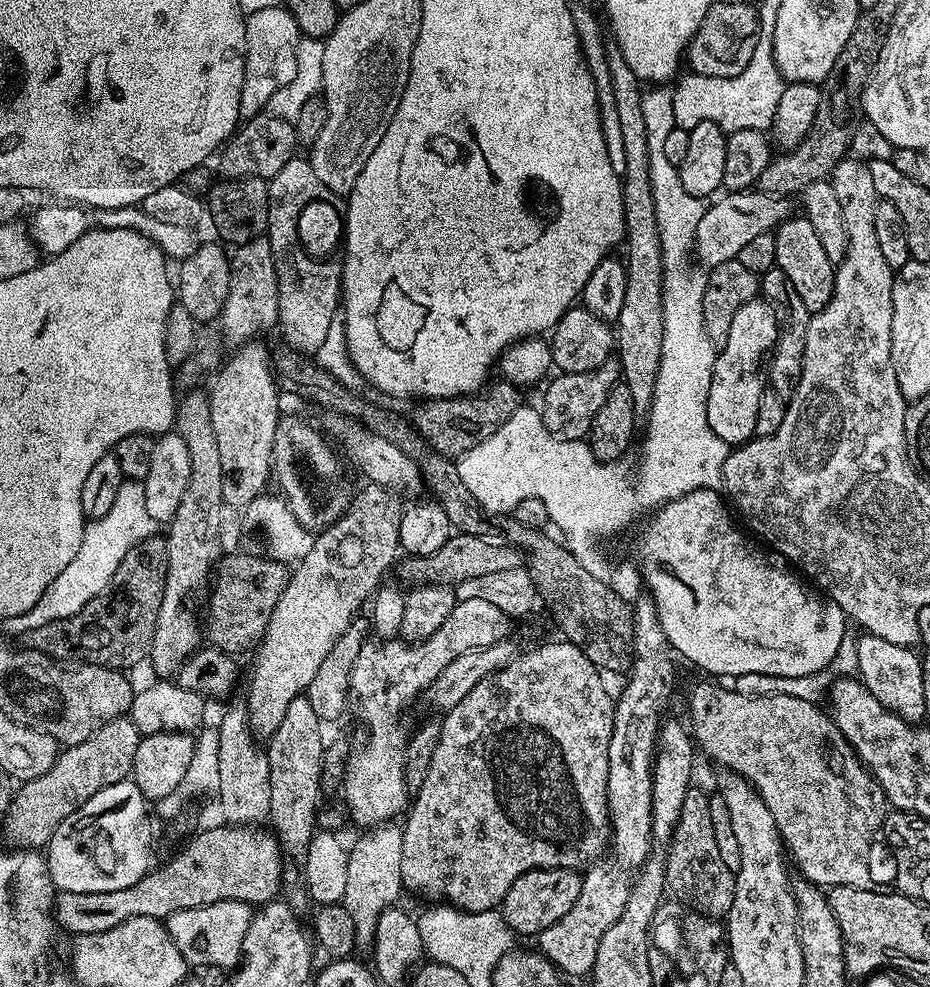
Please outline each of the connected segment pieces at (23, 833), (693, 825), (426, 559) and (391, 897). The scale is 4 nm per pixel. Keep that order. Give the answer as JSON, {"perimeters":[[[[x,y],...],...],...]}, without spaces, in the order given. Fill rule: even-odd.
{"perimeters":[[[[119,716],[102,730],[94,730],[86,742],[69,744],[57,755],[54,766],[33,780],[25,780],[15,789],[3,817],[4,836],[9,845],[20,850],[40,850],[50,842],[54,830],[74,810],[82,807],[98,790],[106,790],[106,786],[114,786],[114,782],[129,779],[134,766],[134,754],[138,750],[141,733],[138,726],[128,716]]],[[[689,787],[686,799],[682,801],[682,812],[678,814],[678,824],[674,826],[674,834],[667,842],[664,852],[664,883],[667,891],[681,904],[705,917],[724,918],[730,906],[734,906],[736,873],[730,870],[730,866],[726,866],[726,862],[722,862],[718,851],[718,841],[714,839],[714,826],[710,819],[709,793],[696,787]]],[[[459,533],[451,536],[442,546],[442,550],[434,550],[429,556],[408,556],[405,564],[399,565],[400,576],[404,580],[412,580],[413,585],[418,584],[447,584],[455,586],[466,582],[470,578],[482,578],[486,574],[496,574],[498,570],[514,570],[525,563],[525,553],[521,552],[510,541],[504,540],[503,535],[491,534],[489,536],[475,536],[474,534]]],[[[399,823],[379,824],[377,828],[369,828],[348,848],[346,862],[346,894],[343,905],[350,918],[354,920],[354,934],[357,945],[368,950],[372,947],[376,919],[386,909],[393,907],[404,888],[402,878],[402,838],[403,827]]]]}

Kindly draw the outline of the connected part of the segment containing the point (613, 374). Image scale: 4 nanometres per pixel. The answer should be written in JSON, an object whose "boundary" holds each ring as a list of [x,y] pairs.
{"boundary":[[[609,358],[605,364],[589,372],[565,372],[557,377],[557,380],[547,381],[544,404],[539,405],[540,416],[553,436],[561,440],[584,440],[591,433],[598,410],[602,410],[602,402],[606,402],[613,386],[621,383],[620,362]]]}

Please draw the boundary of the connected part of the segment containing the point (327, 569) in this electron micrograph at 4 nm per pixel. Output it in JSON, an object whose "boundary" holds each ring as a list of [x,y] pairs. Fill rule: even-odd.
{"boundary":[[[365,483],[363,487],[357,496],[355,493],[349,499],[346,511],[313,539],[310,554],[306,554],[291,569],[286,590],[282,590],[282,598],[278,598],[278,606],[274,606],[274,614],[270,614],[264,637],[255,649],[256,661],[252,664],[252,677],[248,680],[246,711],[252,735],[257,738],[267,738],[278,730],[290,702],[294,702],[296,696],[307,693],[318,666],[322,666],[326,654],[330,654],[330,646],[334,646],[334,642],[342,638],[346,626],[357,619],[359,612],[356,611],[371,601],[376,589],[381,587],[383,580],[380,579],[384,571],[392,563],[397,563],[396,555],[401,555],[398,529],[402,527],[405,501],[389,488],[370,483]]]}

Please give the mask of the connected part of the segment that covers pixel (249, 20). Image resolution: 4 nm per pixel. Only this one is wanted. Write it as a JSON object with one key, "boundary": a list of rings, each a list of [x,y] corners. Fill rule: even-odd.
{"boundary":[[[287,7],[267,8],[247,13],[244,25],[244,81],[240,99],[241,117],[261,115],[279,87],[294,81],[298,70],[298,48],[302,37],[300,27]]]}

